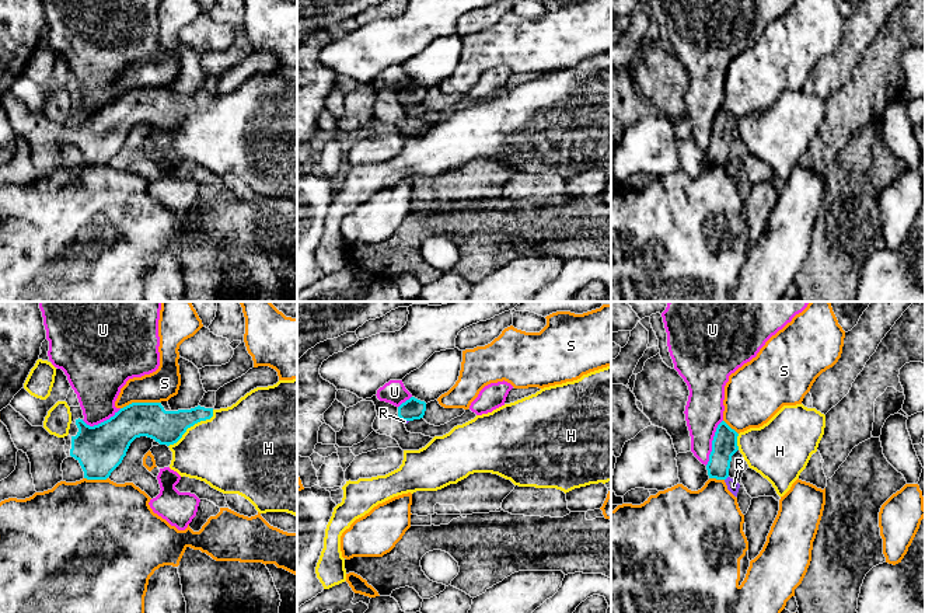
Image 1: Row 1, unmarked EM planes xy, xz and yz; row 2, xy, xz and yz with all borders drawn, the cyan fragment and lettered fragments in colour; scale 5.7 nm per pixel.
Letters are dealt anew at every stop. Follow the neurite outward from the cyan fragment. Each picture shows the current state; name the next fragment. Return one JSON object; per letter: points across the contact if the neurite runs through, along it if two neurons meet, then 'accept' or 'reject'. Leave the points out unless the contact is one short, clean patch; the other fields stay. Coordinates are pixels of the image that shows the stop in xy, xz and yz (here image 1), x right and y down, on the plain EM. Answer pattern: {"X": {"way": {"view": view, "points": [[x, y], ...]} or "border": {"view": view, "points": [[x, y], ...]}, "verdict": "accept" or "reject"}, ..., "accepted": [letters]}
{"H": {"verdict": "reject"}, "R": {"border": {"view": "yz", "points": [[728, 162], [725, 166]]}, "verdict": "reject"}, "S": {"verdict": "reject"}, "U": {"verdict": "reject"}, "accepted": []}

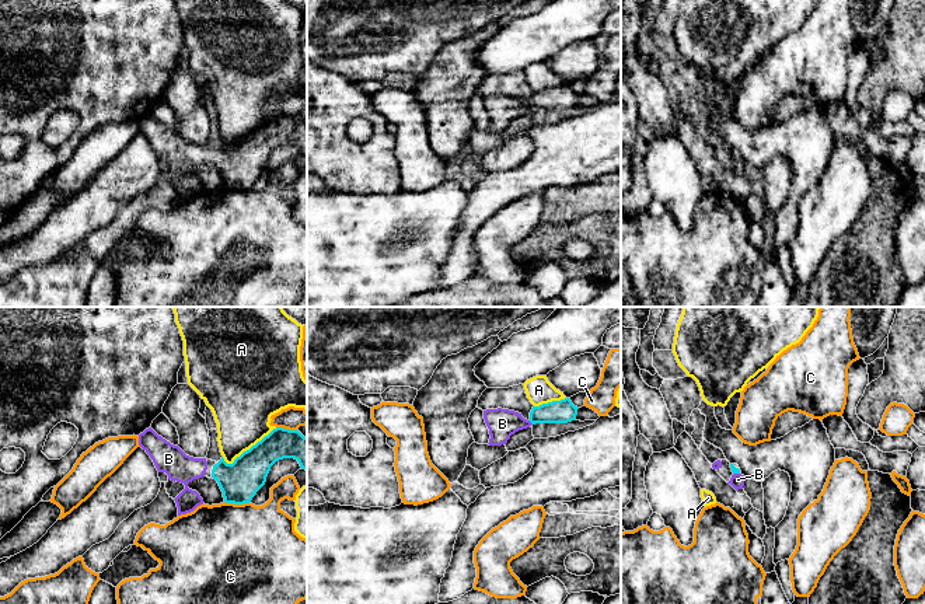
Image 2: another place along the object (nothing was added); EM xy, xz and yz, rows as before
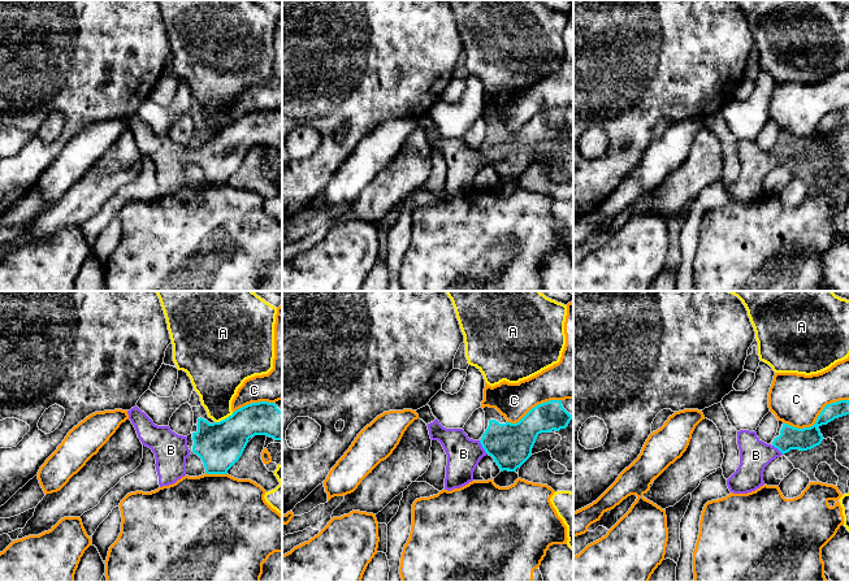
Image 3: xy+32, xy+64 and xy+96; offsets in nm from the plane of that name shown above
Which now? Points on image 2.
{"A": {"verdict": "reject"}, "B": {"way": {"view": "xz", "points": [[564, 97], [540, 100], [531, 108], [502, 110]]}, "verdict": "accept"}, "C": {"verdict": "reject"}, "accepted": ["B"]}

